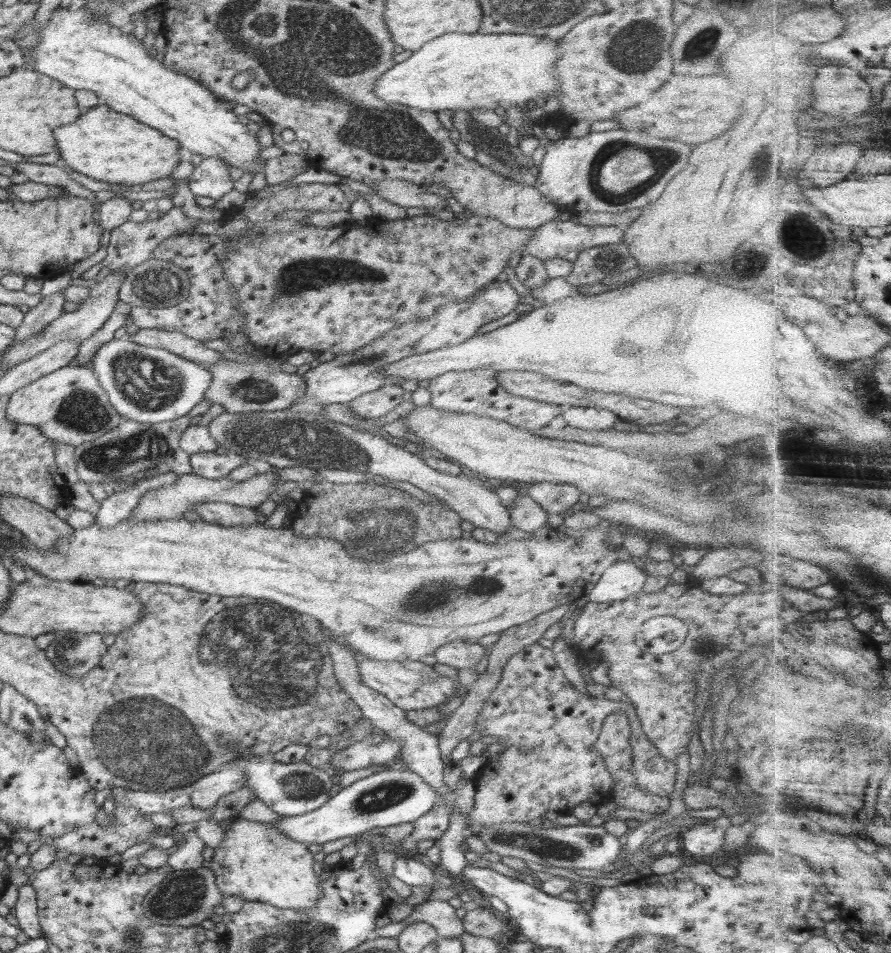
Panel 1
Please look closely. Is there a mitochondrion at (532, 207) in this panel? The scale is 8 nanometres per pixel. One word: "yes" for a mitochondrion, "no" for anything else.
no

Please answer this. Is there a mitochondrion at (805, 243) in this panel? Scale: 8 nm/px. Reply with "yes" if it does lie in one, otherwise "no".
yes

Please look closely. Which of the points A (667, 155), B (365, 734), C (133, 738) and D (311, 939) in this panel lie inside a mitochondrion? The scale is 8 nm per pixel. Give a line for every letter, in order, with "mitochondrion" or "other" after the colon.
A: mitochondrion
B: other
C: mitochondrion
D: mitochondrion

